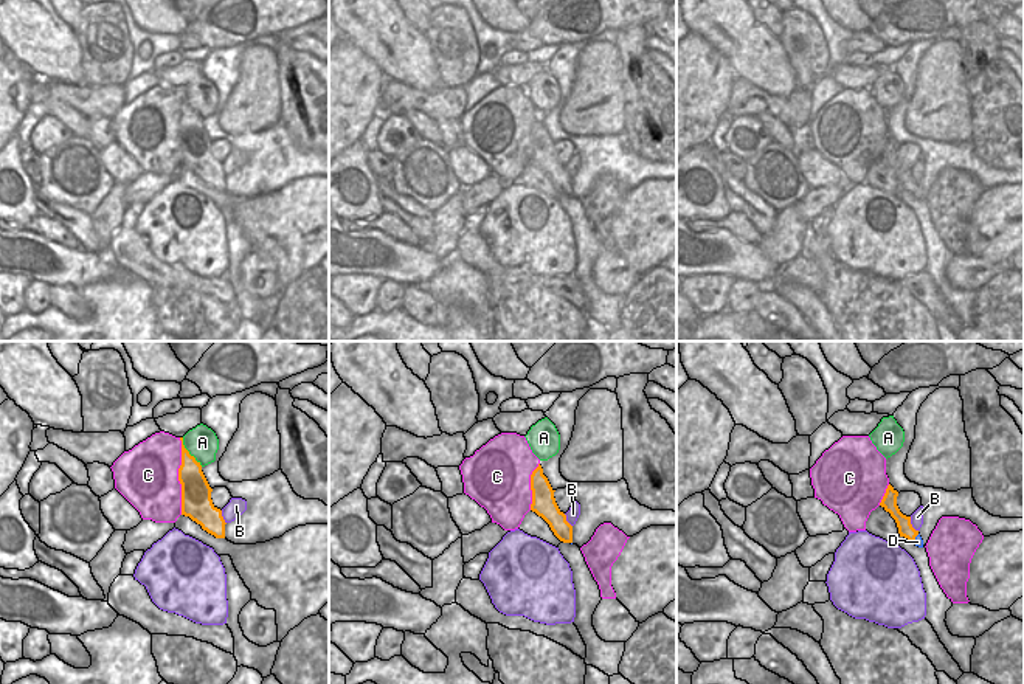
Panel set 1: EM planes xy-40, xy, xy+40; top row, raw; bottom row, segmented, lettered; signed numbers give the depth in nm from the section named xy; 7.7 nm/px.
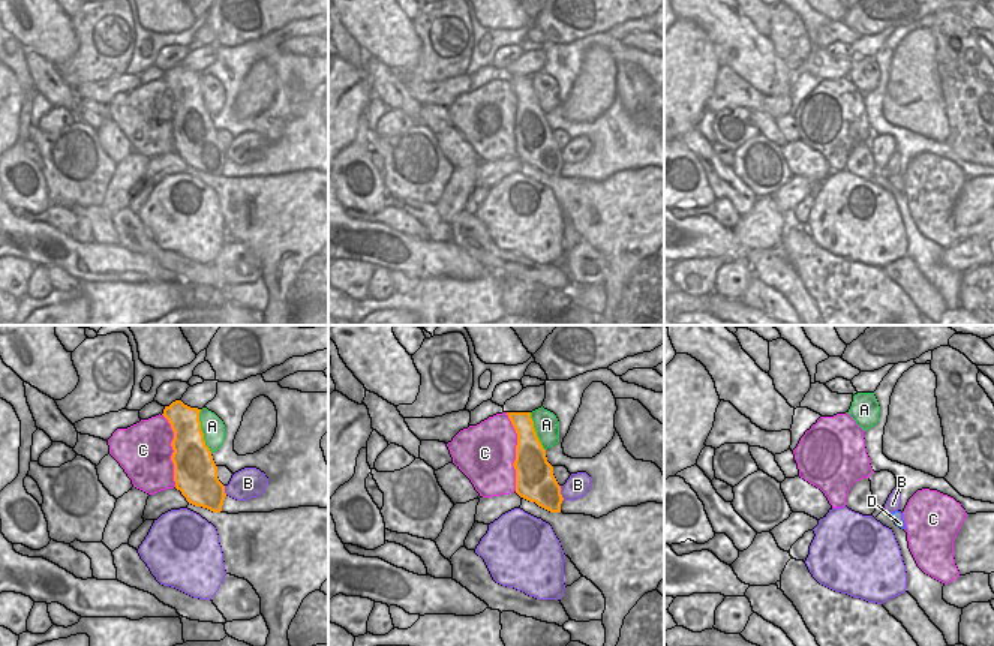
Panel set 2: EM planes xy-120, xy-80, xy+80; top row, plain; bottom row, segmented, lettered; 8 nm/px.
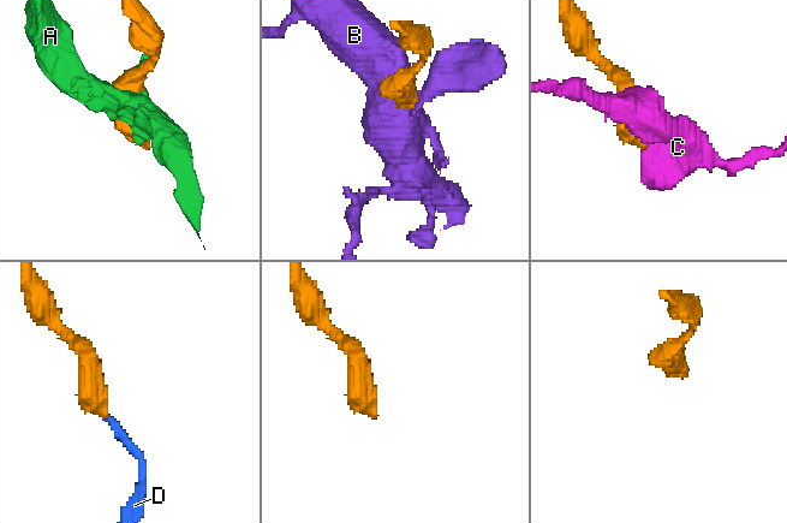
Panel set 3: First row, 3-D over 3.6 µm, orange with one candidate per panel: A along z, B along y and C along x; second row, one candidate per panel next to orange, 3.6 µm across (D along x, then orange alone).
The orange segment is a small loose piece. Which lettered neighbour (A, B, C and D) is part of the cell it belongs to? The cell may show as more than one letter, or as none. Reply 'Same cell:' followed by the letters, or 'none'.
Same cell: D

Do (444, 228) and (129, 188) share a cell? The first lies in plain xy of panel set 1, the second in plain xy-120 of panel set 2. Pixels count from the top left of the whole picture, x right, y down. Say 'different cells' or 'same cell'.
same cell

